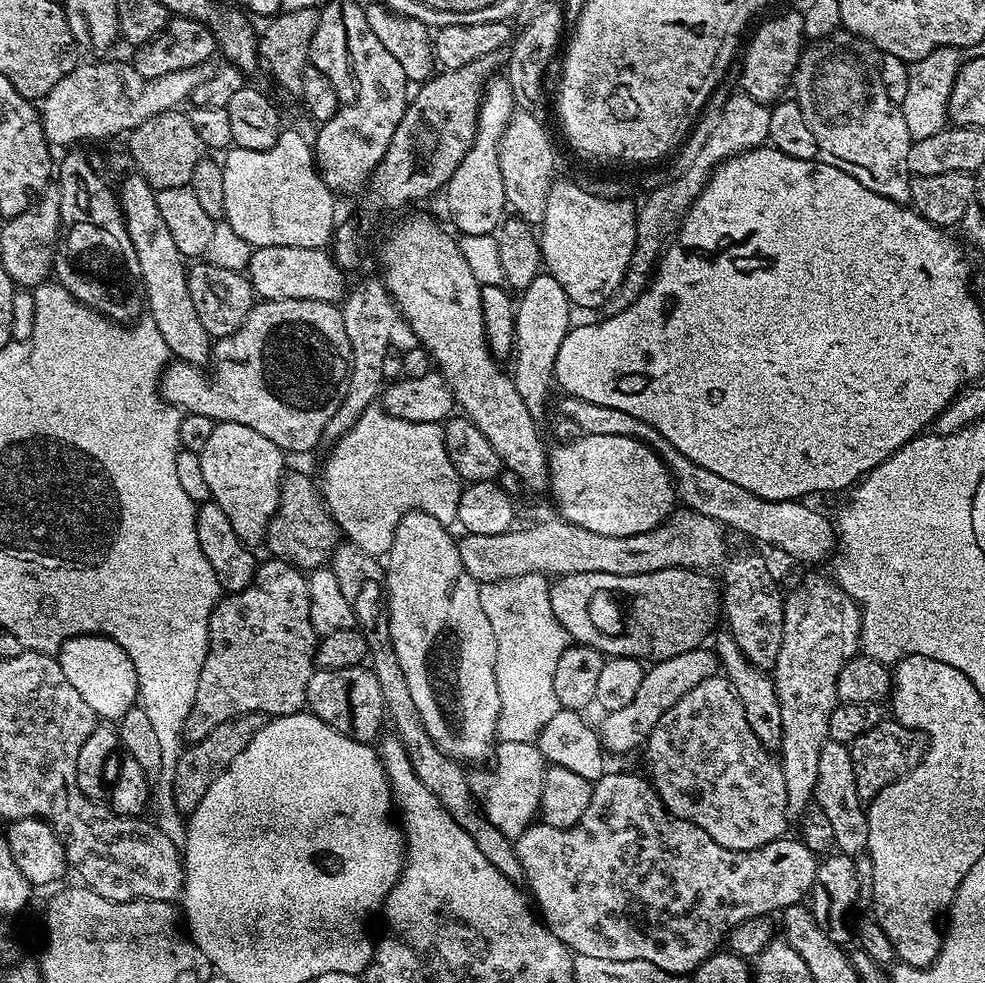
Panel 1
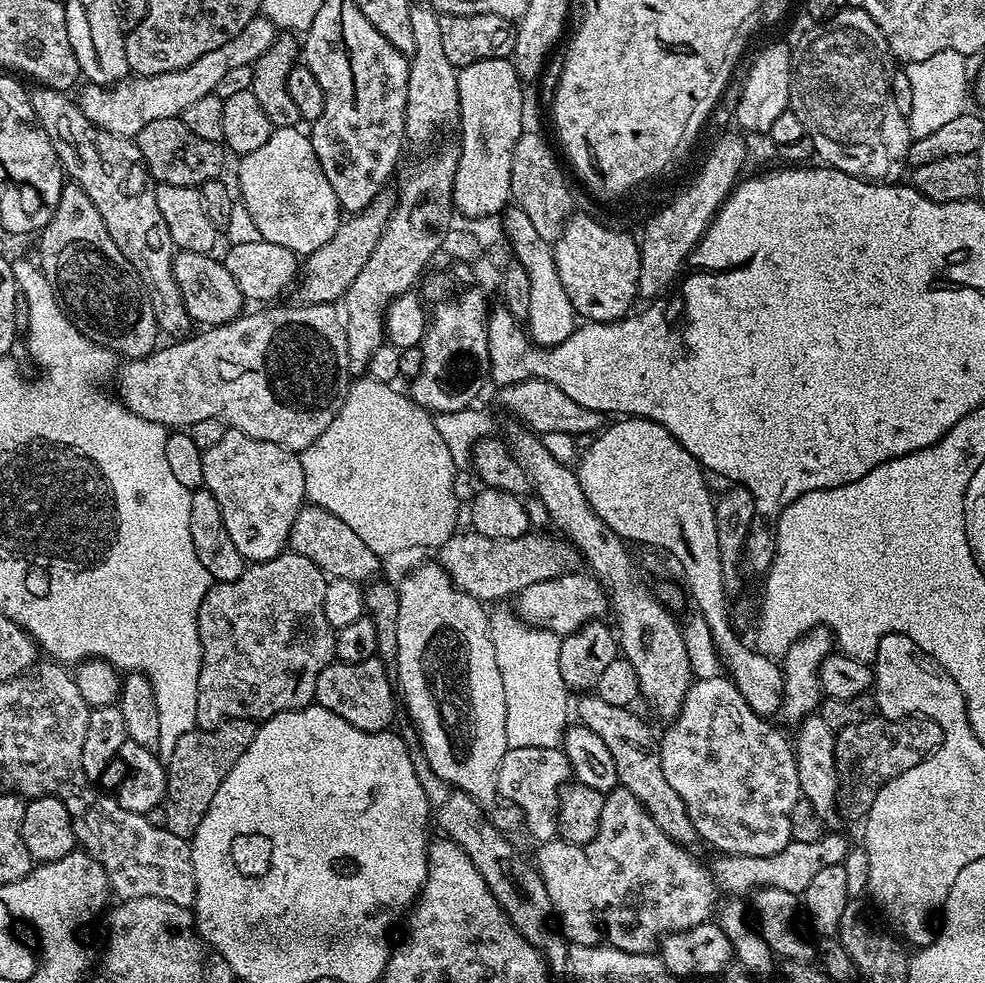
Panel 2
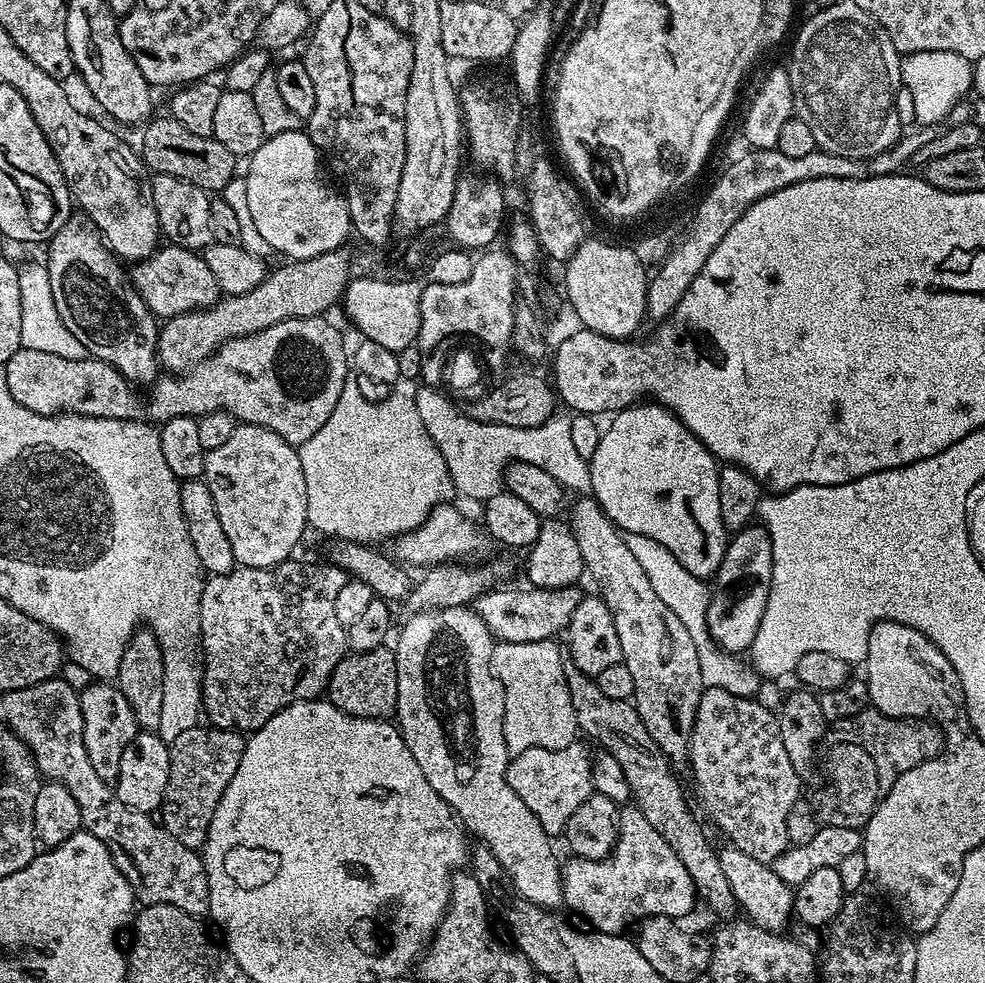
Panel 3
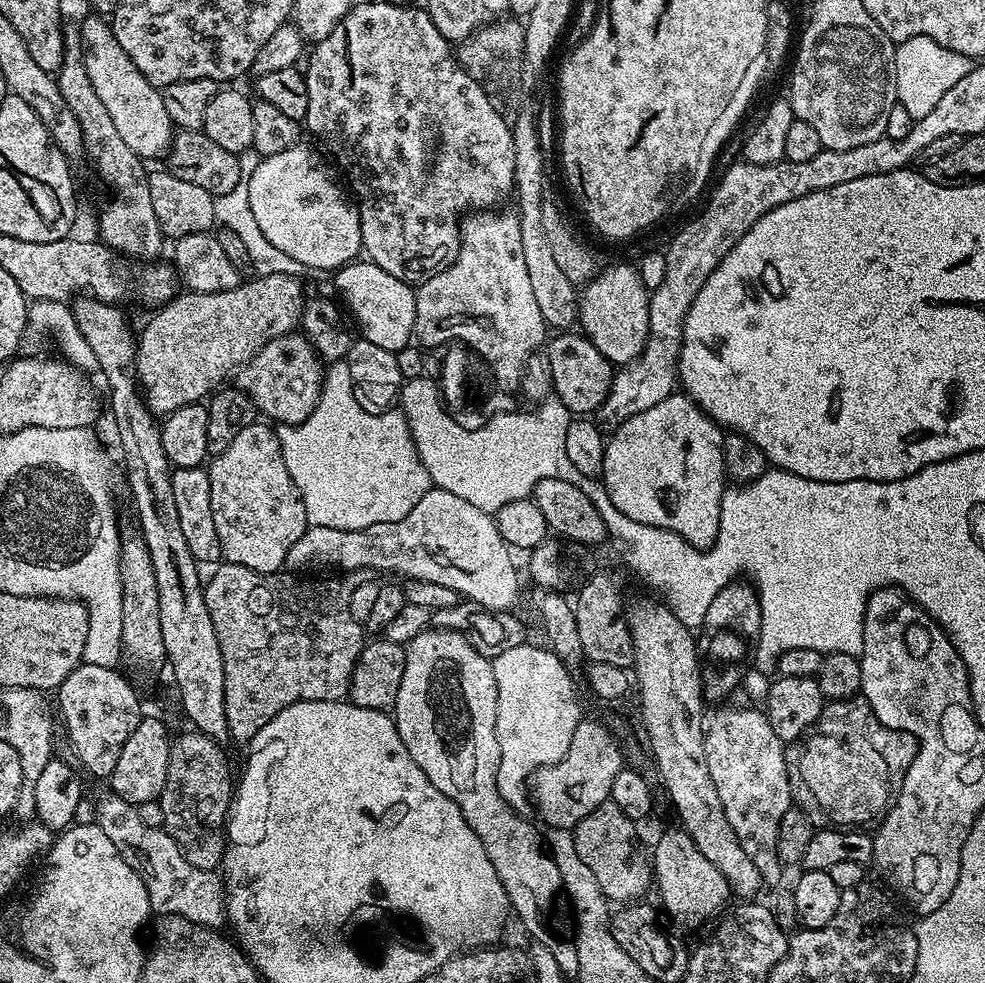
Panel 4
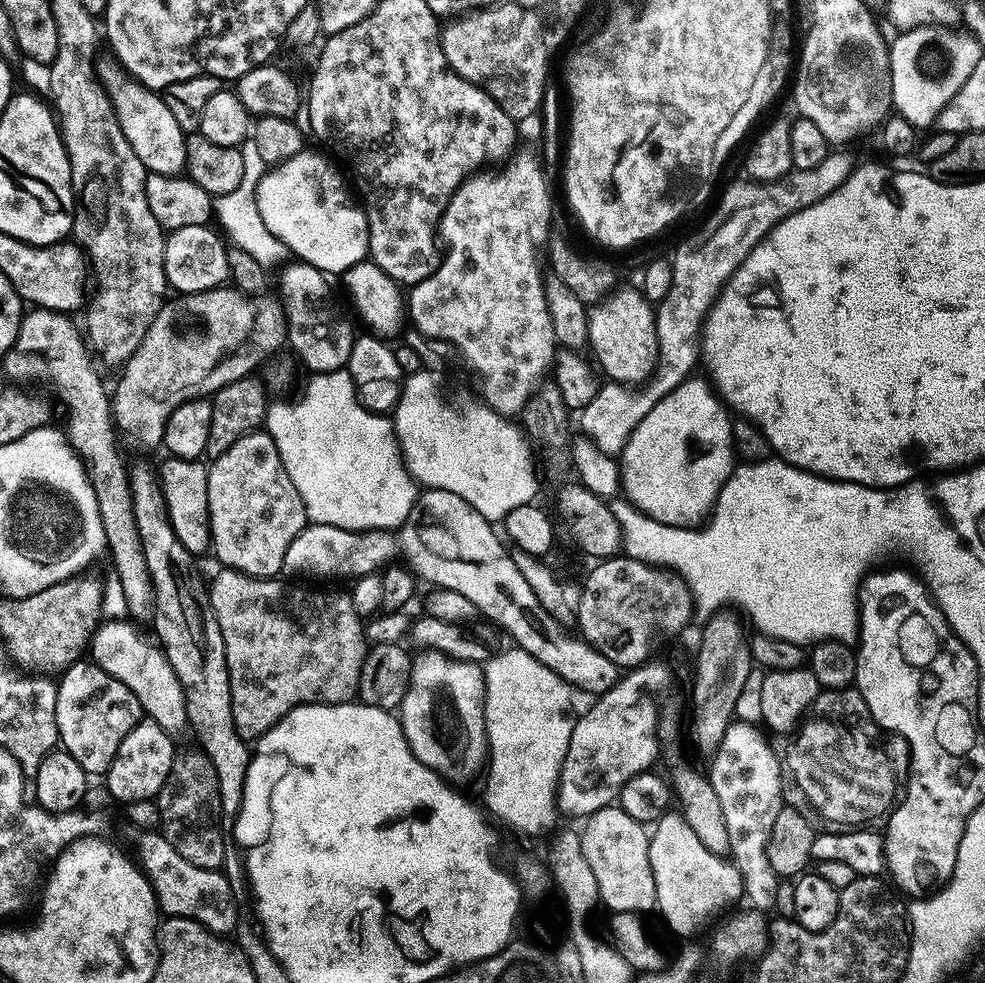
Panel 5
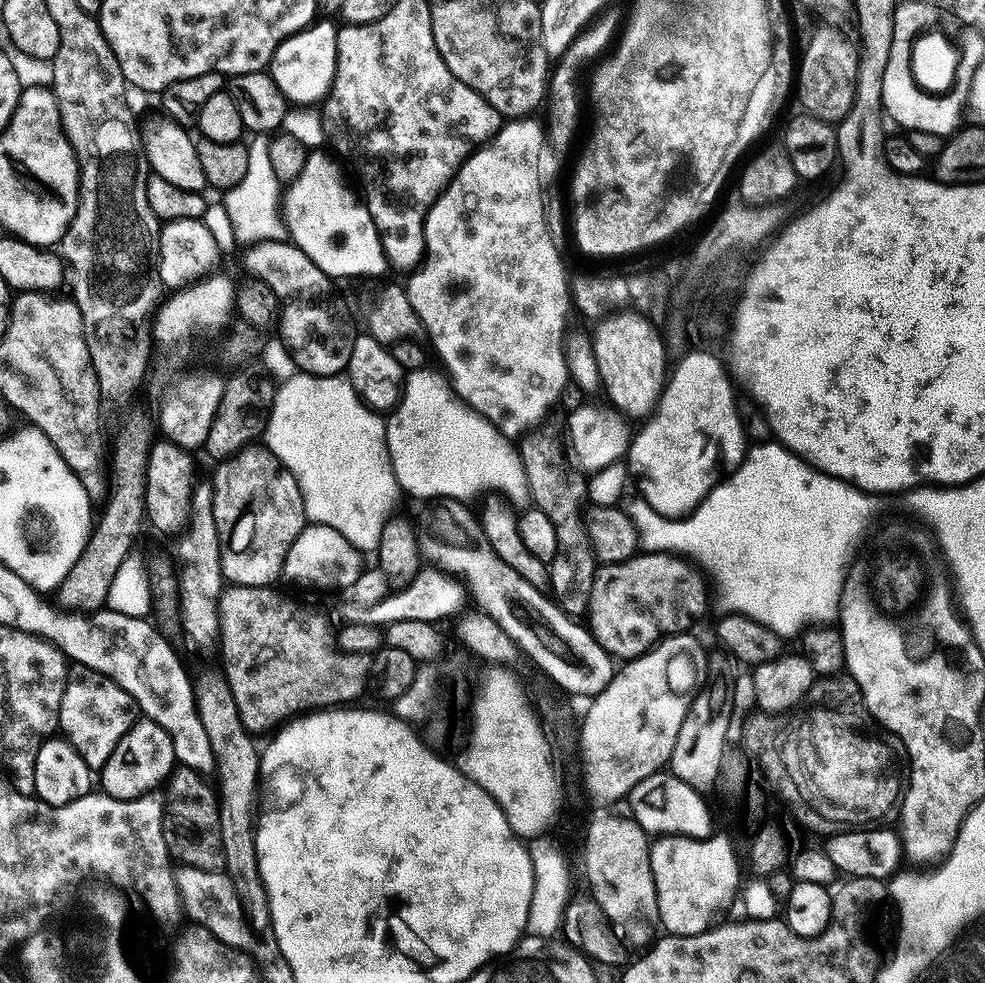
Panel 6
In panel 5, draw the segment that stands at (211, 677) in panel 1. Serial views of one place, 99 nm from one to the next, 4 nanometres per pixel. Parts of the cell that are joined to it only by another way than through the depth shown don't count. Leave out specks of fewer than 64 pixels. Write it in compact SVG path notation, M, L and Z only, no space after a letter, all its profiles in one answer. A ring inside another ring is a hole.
M232 568L219 571L206 595L226 646L234 726L245 742L259 740L290 710L303 704L346 704L357 699L362 662L366 662L370 645L364 639L365 621L354 610L347 591L311 592L291 588L280 578L248 576Z

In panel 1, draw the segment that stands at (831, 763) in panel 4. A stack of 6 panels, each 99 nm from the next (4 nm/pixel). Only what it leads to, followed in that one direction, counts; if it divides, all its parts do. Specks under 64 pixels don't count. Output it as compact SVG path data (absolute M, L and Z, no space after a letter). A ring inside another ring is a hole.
M885 718L878 722L878 726L874 726L874 730L866 730L862 738L853 742L850 751L858 794L861 801L870 802L879 792L886 790L886 786L920 765L926 751L926 737L917 728L899 724L894 718Z

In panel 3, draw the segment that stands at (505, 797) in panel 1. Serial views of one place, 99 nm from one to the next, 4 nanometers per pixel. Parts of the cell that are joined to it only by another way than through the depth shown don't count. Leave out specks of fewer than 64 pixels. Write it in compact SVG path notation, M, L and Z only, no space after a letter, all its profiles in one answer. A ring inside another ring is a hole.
M577 742L562 750L531 748L515 753L509 759L508 785L510 790L514 790L514 794L518 794L518 798L522 798L522 802L526 802L526 806L530 806L530 814L534 814L534 818L538 818L538 822L542 822L542 830L546 830L549 838L559 837L564 831L566 822L570 822L570 814L574 814L574 810L578 810L578 806L582 806L582 802L586 802L586 798L593 795L592 761L590 752L587 752L582 744Z

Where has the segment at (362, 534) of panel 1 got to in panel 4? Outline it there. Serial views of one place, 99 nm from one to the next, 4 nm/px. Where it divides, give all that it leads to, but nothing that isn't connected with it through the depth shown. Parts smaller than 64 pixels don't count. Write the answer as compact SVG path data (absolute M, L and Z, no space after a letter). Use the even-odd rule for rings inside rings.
M347 359L334 360L327 365L320 397L310 414L300 424L281 424L276 437L282 446L282 458L290 478L300 491L306 506L306 518L311 527L330 526L342 530L362 530L378 522L398 522L414 510L418 498L433 487L433 480L419 457L412 441L410 426L403 412L367 412L356 401L357 389L350 378Z

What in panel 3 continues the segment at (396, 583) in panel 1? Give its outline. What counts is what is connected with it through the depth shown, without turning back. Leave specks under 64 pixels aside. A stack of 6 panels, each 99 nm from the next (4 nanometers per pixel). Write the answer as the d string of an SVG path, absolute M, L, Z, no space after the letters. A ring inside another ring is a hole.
M468 606L463 608L429 608L427 612L417 612L407 618L409 620L405 622L404 629L400 632L400 641L394 644L396 661L398 662L398 702L396 703L394 720L400 733L404 736L410 754L414 754L414 762L418 762L418 766L422 766L422 774L426 774L426 782L430 782L430 786L448 803L448 807L458 817L459 823L465 829L468 827L470 831L474 832L478 836L476 838L479 843L487 846L494 854L494 858L498 858L498 862L504 867L504 873L512 881L515 895L526 898L530 902L549 910L556 910L556 907L559 909L564 902L564 891L560 885L558 860L556 864L556 856L552 853L553 841L546 834L546 830L542 830L542 822L538 822L538 818L534 818L534 814L530 814L530 806L526 806L526 802L522 802L522 798L518 798L518 794L514 794L514 790L510 790L508 785L510 753L502 730L504 687L492 670L492 649L494 647L492 631L486 626L486 622L482 622L480 615Z

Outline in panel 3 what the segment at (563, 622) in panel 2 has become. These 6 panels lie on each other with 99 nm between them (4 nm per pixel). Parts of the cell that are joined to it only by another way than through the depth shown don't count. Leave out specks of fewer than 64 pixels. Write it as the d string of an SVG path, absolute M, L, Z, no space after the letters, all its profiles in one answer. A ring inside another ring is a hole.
M525 586L485 592L474 601L474 610L486 622L497 641L505 644L514 642L538 642L552 640L567 629L570 618L580 605L582 592L576 586Z

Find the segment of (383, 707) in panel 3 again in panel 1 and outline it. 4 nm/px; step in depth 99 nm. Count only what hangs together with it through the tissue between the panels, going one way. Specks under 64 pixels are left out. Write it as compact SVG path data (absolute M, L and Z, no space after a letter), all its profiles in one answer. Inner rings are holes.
M368 666L342 670L317 668L306 686L306 708L343 736L363 744L377 739L376 731L380 728L380 719L384 720L386 716L382 686L378 686L378 678Z

